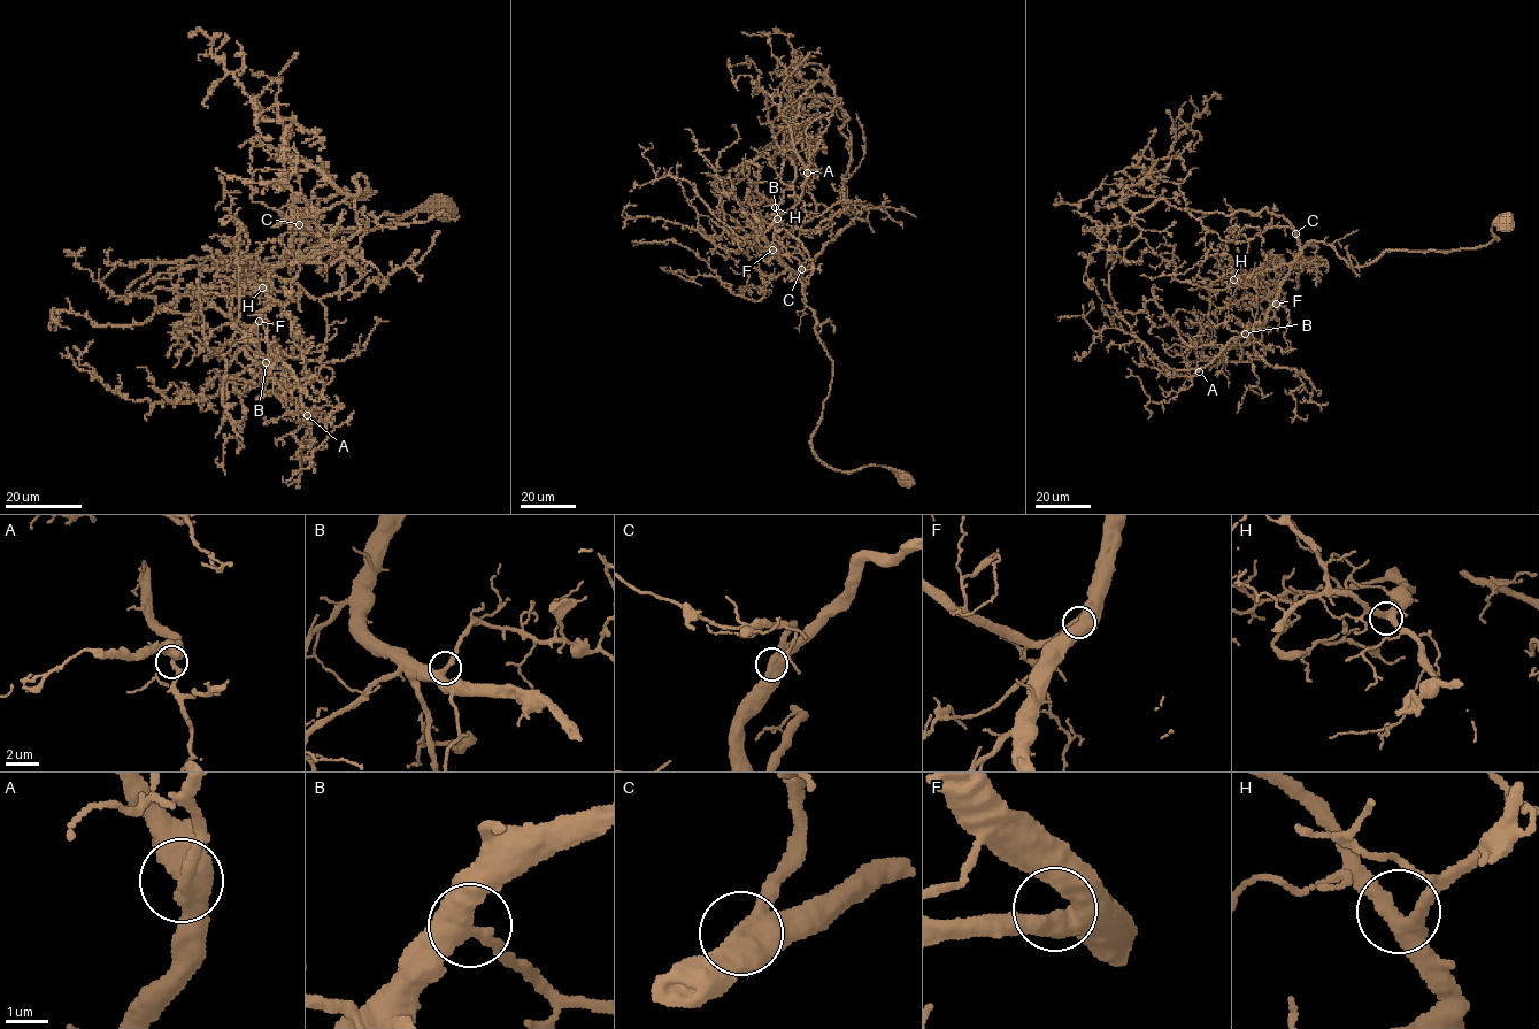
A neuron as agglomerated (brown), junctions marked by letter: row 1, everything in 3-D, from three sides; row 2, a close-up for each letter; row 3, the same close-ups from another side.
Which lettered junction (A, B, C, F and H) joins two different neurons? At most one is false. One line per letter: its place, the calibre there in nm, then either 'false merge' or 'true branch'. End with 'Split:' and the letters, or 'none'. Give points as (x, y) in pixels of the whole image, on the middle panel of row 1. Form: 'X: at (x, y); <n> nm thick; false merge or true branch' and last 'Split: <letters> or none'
A: at (807, 173); 480 nm thick; true branch
B: at (777, 219); 400 nm thick; true branch
C: at (801, 269); 600 nm thick; true branch
F: at (772, 250); 500 nm thick; true branch
H: at (775, 207); 360 nm thick; true branch
Split: none

